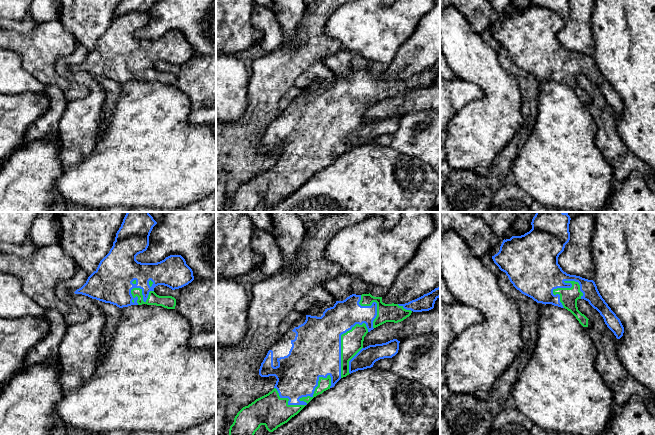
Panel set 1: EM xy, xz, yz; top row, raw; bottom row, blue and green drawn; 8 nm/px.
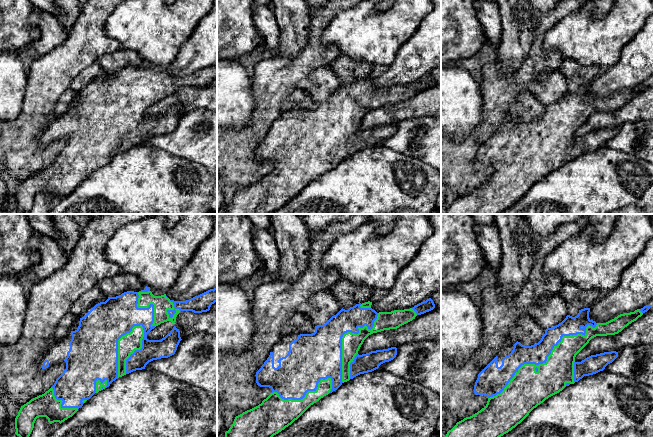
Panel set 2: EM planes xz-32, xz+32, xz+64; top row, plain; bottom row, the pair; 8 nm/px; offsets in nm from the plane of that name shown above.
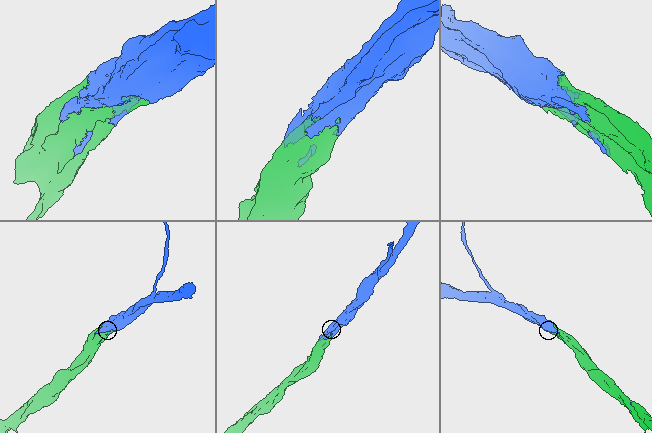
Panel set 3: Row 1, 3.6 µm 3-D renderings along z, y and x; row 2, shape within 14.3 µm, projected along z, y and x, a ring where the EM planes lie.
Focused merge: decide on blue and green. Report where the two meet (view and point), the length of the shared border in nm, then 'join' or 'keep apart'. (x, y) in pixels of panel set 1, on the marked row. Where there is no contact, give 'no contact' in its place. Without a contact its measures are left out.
meets blue in xz at (301, 401); contact 480 nm long; join

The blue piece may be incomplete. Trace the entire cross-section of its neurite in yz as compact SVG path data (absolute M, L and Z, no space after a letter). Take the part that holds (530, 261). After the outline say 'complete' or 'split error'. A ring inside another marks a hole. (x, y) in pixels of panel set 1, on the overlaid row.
M536 212L532 229L521 236L504 239L500 250L492 256L494 263L506 273L513 286L537 303L552 304L570 311L583 327L588 327L588 318L577 307L577 300L584 299L603 317L607 327L620 339L624 327L600 295L593 280L567 274L558 264L558 257L570 240L570 216L564 212Z; split error

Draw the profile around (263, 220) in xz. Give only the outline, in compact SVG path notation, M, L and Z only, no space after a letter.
M246 212L254 227L274 233L273 220L269 212Z

